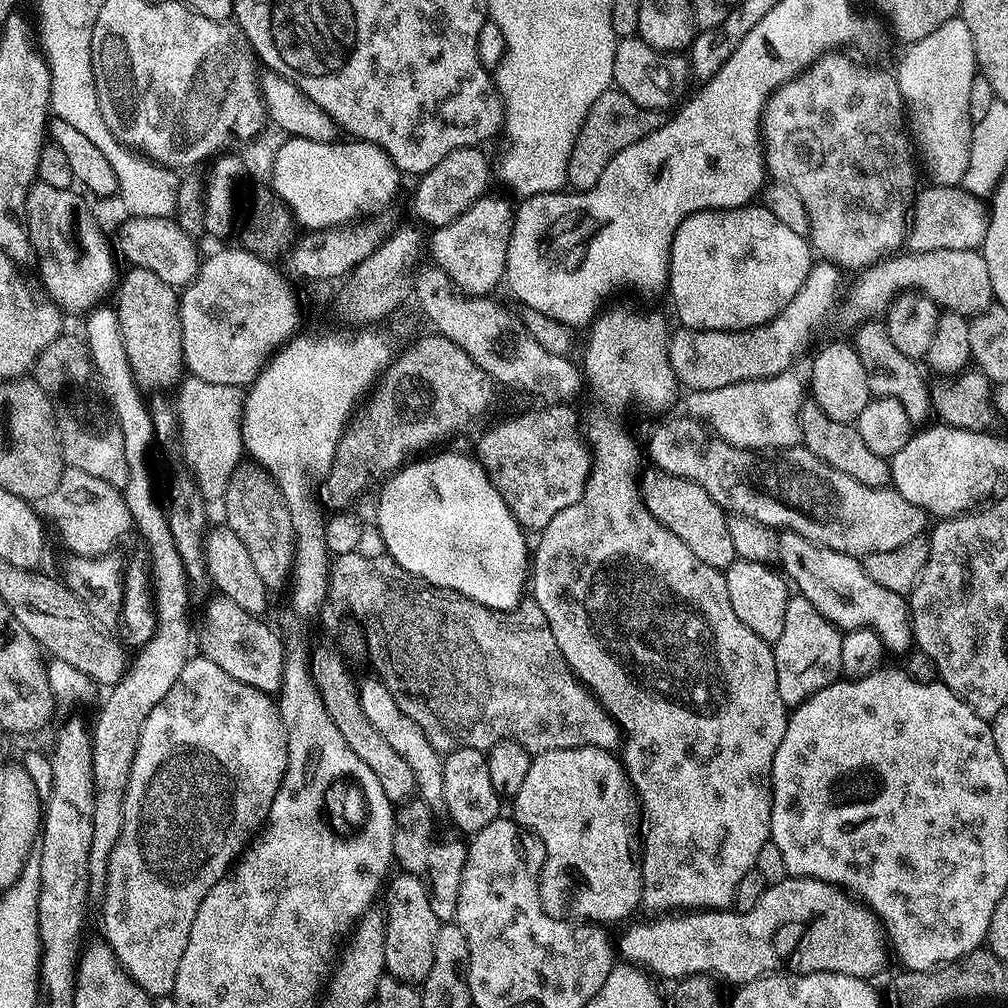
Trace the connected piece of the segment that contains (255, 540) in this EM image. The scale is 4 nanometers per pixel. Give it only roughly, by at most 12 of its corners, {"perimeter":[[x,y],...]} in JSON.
{"perimeter":[[241,463],[222,501],[258,578],[287,589],[294,522],[274,478]]}

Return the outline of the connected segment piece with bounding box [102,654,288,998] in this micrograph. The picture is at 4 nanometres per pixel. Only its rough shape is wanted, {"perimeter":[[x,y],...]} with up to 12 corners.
{"perimeter":[[193,655],[138,738],[103,939],[174,990],[268,821],[277,701]]}

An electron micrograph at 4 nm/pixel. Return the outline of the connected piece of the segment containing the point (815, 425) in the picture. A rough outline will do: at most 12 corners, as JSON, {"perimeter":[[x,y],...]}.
{"perimeter":[[811,398],[800,407],[803,447],[862,486],[889,487],[889,461],[855,424]]}

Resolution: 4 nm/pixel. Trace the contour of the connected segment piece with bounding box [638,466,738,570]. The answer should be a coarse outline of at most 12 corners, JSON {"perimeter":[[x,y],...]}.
{"perimeter":[[655,466],[639,477],[648,513],[706,566],[738,557],[724,509]]}

